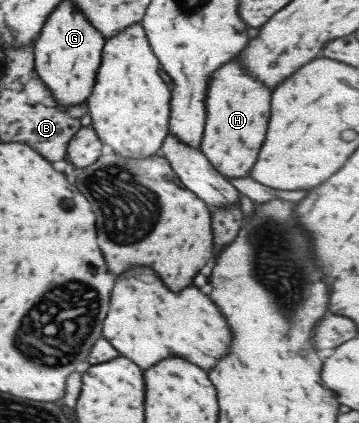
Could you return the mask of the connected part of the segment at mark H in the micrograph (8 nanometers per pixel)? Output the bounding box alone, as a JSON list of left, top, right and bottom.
[198,59,270,177]

